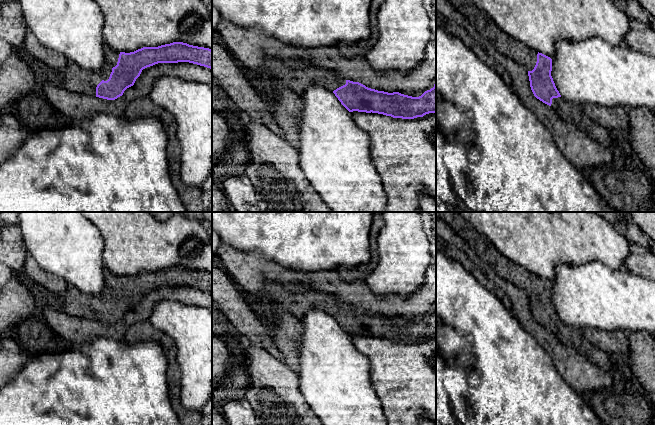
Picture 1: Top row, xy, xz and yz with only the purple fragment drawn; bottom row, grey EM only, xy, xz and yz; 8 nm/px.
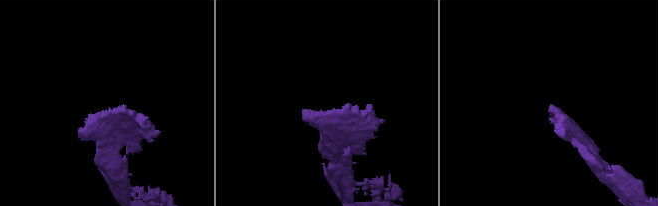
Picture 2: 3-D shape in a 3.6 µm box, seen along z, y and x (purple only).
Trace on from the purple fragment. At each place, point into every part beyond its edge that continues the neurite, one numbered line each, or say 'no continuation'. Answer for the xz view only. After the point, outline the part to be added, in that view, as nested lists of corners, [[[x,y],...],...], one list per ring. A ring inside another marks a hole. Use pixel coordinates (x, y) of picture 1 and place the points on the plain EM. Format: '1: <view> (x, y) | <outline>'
1: xz (297, 299) | [[[265,282],[267,297],[280,303],[283,308],[302,320],[307,311],[318,309],[333,316],[346,308],[337,296],[328,294],[300,283]]]

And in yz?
1: yz (521, 277) | [[[436,212],[436,217],[448,224],[468,244],[480,261],[500,277],[524,290],[527,295],[534,293],[538,276],[505,257],[484,234],[477,231],[460,214]]]

